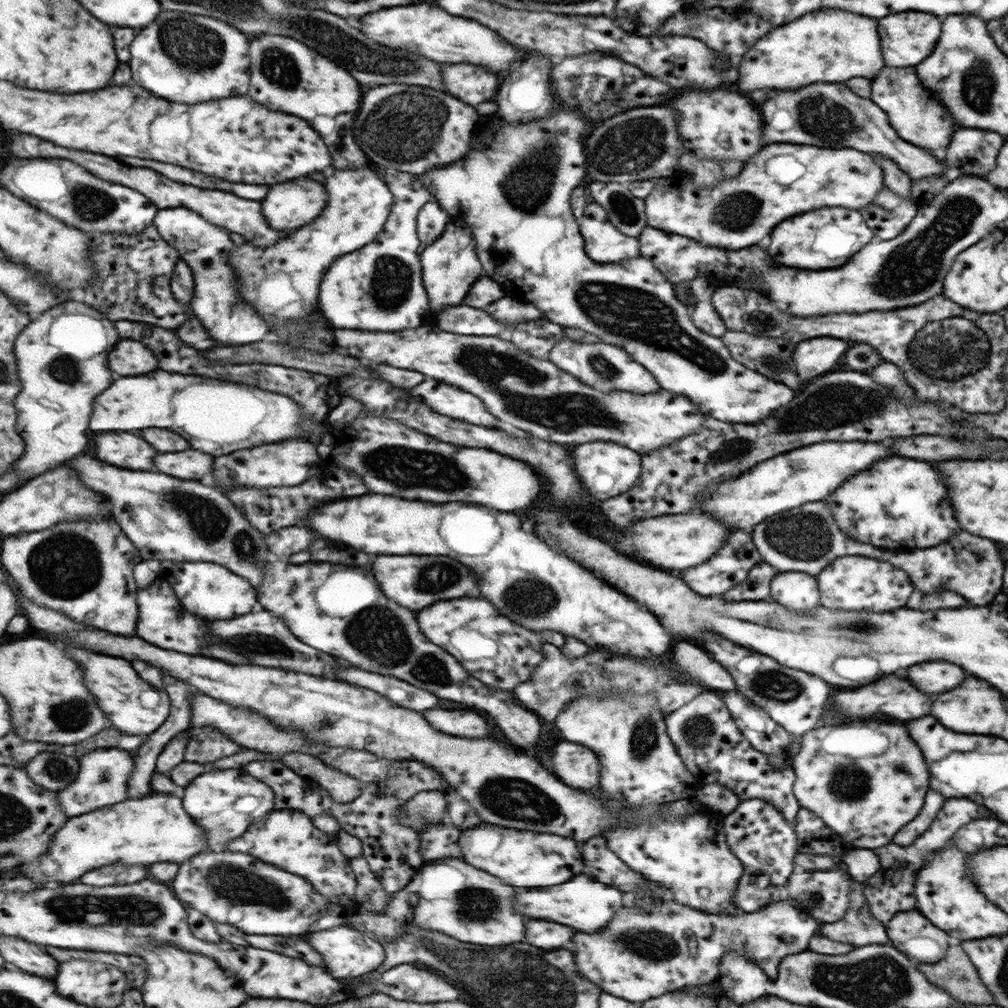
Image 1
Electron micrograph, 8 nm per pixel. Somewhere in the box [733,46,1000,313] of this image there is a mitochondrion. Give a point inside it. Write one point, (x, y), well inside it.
(910, 268)

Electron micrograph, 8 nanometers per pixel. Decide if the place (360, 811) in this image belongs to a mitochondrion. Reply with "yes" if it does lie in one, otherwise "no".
no

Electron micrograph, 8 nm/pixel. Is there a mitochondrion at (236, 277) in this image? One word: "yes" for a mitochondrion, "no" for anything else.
no

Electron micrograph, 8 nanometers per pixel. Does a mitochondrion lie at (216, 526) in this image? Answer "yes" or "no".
yes

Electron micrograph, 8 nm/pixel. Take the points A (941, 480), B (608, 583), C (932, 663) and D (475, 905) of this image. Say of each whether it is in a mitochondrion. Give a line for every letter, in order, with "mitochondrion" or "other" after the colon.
A: other
B: other
C: other
D: mitochondrion

